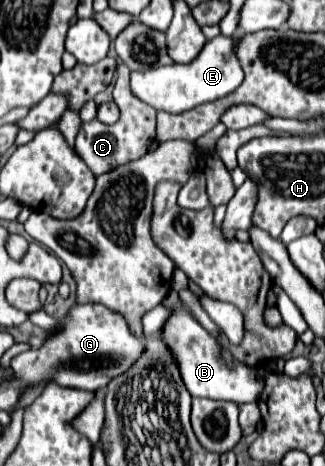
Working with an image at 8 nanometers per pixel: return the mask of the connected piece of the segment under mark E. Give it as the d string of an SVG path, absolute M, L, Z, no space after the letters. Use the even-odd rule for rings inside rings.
M237 34L231 38L217 36L205 44L197 60L189 64L171 64L171 66L157 66L145 72L131 72L131 88L133 94L143 100L145 104L153 106L155 110L165 110L171 114L181 114L191 110L199 104L213 102L231 94L243 82L243 70L239 60L233 56Z

